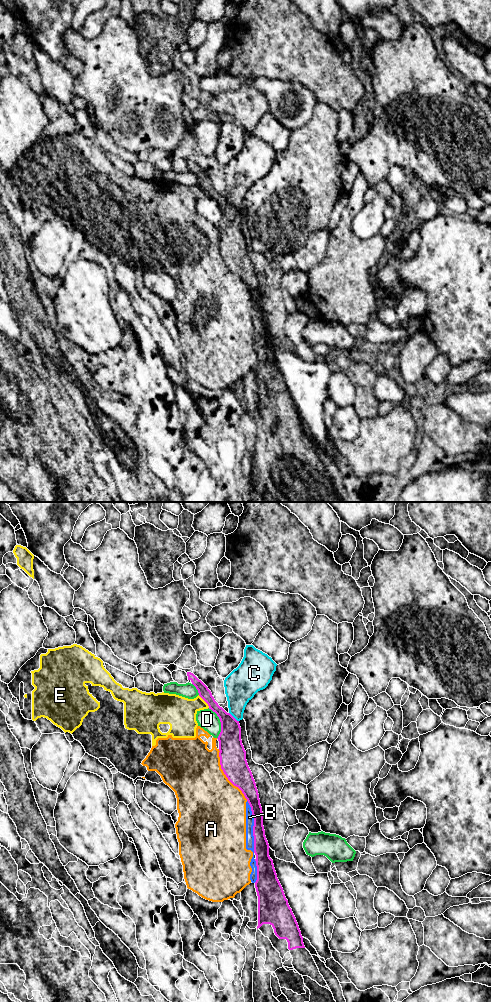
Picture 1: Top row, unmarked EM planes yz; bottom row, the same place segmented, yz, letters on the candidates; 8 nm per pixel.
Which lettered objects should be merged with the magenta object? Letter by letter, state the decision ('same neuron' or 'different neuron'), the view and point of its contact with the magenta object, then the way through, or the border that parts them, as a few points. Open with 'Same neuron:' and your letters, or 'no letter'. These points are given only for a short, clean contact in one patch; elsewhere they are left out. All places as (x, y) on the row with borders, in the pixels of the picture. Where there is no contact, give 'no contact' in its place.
Same neuron: no letter
A: different neuron; contact yz (225, 774)
B: different neuron; contact yz (253, 826)
C: different neuron; contact yz (233, 717)
D: different neuron; contact yz (220, 721)
E: different neuron; contact yz (204, 700); border yz (198, 695), (209, 707)

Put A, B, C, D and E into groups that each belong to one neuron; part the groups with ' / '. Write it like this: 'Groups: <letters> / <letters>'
Groups: A B E / C / D

